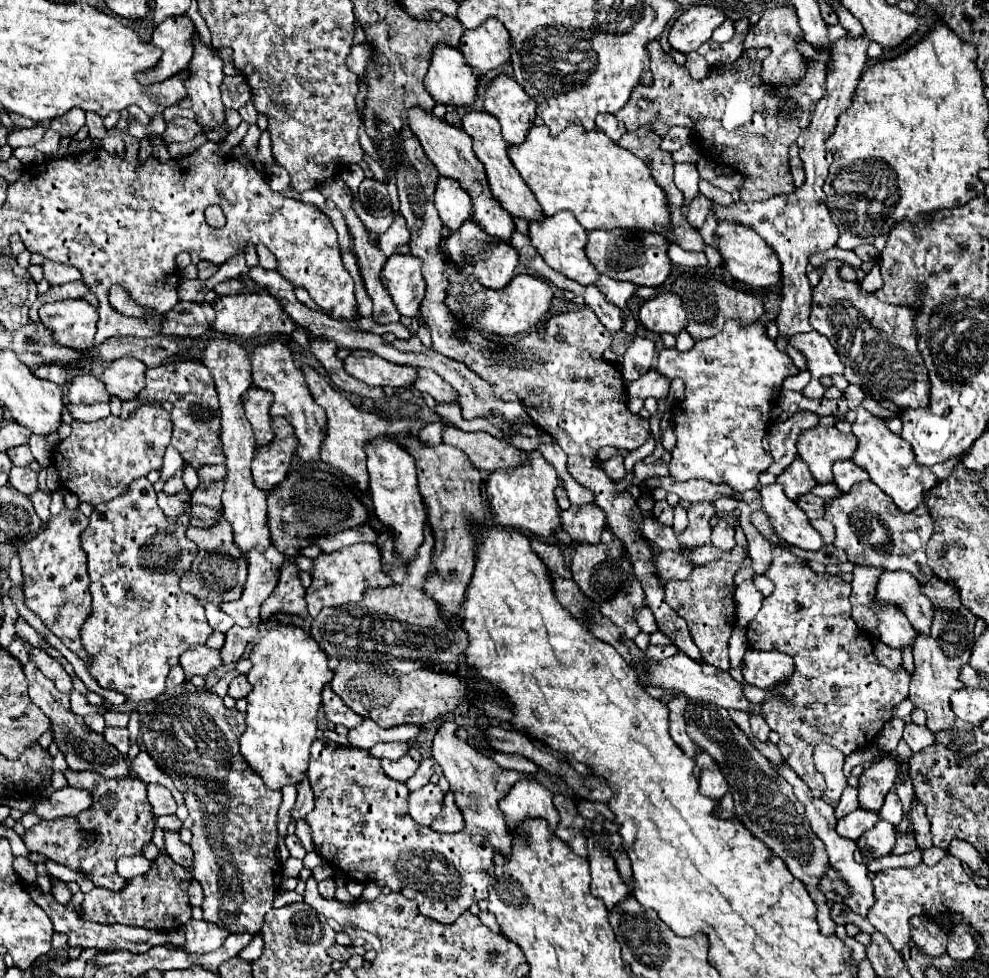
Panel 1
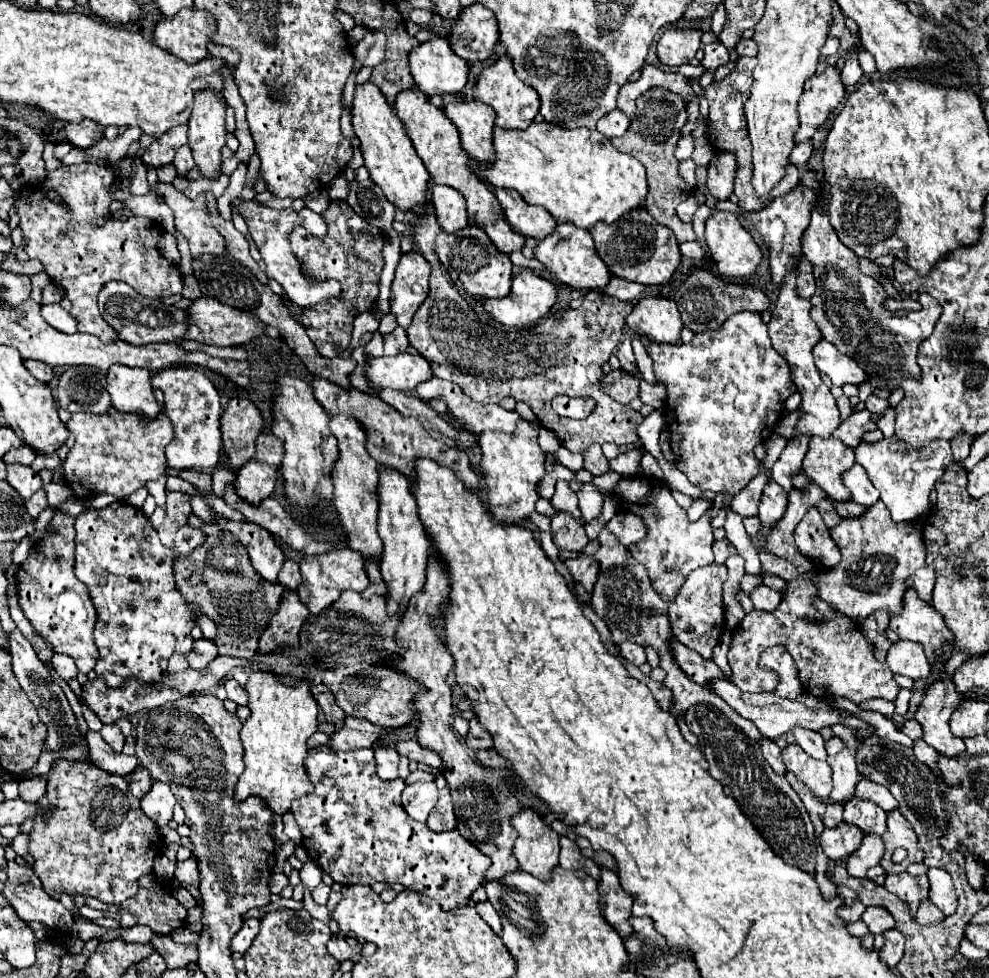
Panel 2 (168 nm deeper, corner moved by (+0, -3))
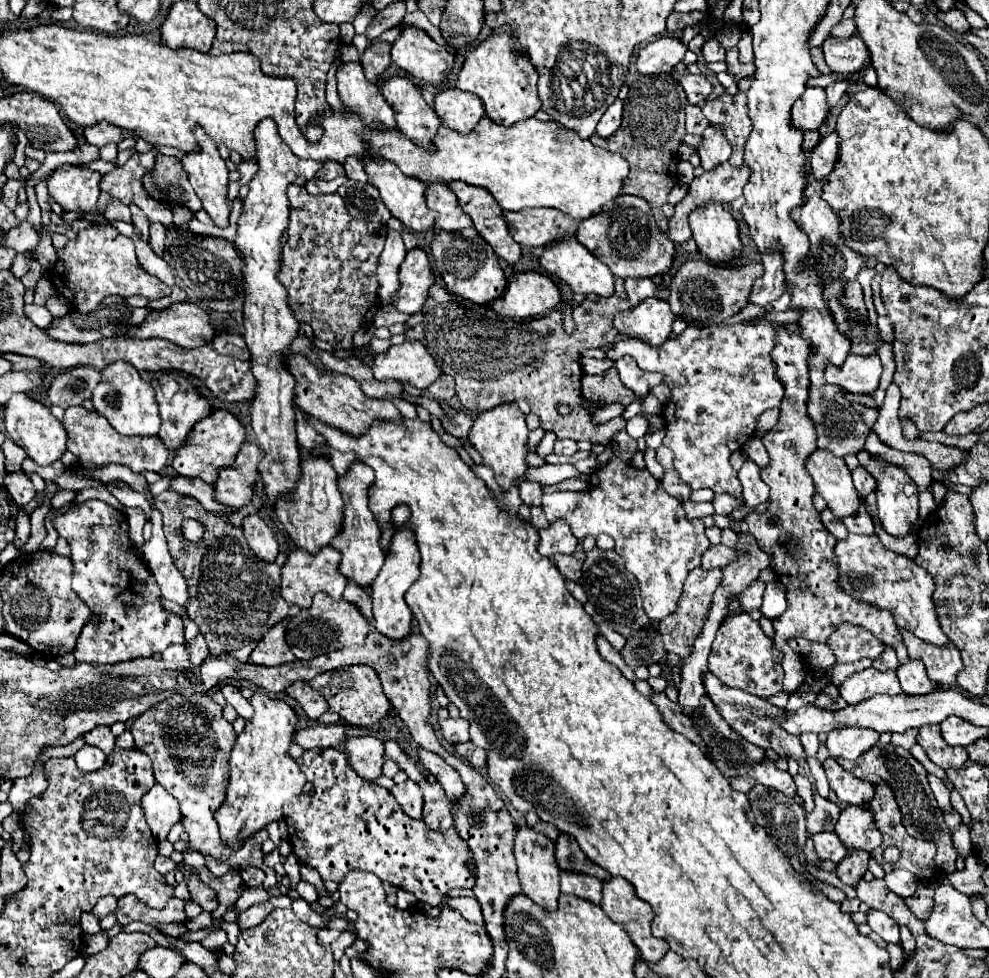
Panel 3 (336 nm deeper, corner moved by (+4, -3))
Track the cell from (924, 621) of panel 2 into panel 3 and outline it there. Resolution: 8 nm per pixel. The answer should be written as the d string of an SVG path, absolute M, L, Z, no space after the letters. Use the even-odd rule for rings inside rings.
M900 630L902 642L908 648L908 656L920 658L928 670L928 678L932 682L938 682L942 686L950 686L956 682L956 672L962 668L960 650L956 650L956 644L948 642L944 646L926 644L924 640L916 638L908 630Z

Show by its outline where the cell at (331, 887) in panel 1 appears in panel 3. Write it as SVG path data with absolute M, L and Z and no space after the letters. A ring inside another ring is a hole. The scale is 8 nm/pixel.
M300 882L300 884L296 886L296 890L298 890L300 898L304 898L306 902L316 902L316 900L318 900L318 892L316 892L316 888L314 888L312 884Z

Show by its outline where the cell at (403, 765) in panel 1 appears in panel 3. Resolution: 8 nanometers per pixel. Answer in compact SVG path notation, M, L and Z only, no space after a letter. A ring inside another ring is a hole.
M360 736L360 738L348 738L346 750L348 756L352 756L352 768L356 768L356 774L364 780L376 780L382 776L382 764L384 764L384 742L374 736Z

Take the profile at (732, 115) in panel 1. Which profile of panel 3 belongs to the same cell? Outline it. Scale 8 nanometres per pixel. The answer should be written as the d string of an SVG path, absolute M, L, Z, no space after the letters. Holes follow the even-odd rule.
M739 91L736 96L730 96L728 92L724 92L716 100L706 100L704 116L710 120L710 126L724 132L734 150L730 156L730 164L740 168L744 164L744 144L750 132L745 93Z

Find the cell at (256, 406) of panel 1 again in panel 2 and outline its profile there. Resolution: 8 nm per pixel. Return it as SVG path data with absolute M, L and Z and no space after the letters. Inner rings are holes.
M232 398L220 416L220 428L226 468L238 470L256 454L254 440L262 432L262 416L254 402Z

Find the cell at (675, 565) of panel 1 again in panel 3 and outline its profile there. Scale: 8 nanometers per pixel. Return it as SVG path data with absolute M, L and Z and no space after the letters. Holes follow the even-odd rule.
M622 430L616 434L616 442L620 444L620 454L612 456L606 468L596 468L590 474L590 488L586 492L544 494L542 510L548 522L564 518L580 542L588 534L610 534L616 540L614 550L624 558L626 568L640 582L644 612L658 622L676 610L682 584L688 572L700 566L710 540L704 534L702 520L688 520L683 504L662 488L660 480L648 470L634 470L628 466L638 450L636 440Z

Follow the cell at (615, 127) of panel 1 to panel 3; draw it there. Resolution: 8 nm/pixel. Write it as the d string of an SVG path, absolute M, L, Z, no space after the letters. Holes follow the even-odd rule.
M614 100L614 104L604 112L604 116L598 122L596 134L602 138L610 138L618 128L620 128L620 120L622 120L622 100Z

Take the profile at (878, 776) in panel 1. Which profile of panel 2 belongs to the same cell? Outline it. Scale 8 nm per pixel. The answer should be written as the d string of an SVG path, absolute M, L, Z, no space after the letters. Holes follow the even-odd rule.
M850 798L844 804L844 822L854 824L864 834L878 834L886 832L886 812L872 802Z

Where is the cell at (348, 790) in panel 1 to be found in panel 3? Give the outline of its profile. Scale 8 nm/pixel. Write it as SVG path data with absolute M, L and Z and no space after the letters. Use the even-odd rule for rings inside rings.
M310 750L296 762L308 782L312 782L314 794L302 790L302 794L286 800L282 818L287 824L292 852L300 862L320 872L328 892L334 892L352 870L372 872L430 906L438 906L452 888L474 888L474 854L456 836L454 828L436 832L428 830L422 820L404 816L386 788L356 776L342 750Z

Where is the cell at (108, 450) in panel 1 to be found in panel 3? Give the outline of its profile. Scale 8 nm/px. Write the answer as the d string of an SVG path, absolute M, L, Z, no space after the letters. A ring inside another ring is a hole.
M84 406L68 408L62 424L68 432L68 450L80 460L84 470L98 470L106 464L124 464L134 474L142 474L146 470L162 472L168 462L168 448L164 448L164 442L158 436L122 436L102 414L90 412Z

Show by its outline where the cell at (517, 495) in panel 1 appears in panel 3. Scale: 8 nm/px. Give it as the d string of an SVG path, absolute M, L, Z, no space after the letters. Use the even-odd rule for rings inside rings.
M502 404L494 410L480 412L472 424L472 430L468 434L468 440L472 446L480 452L482 464L490 466L496 474L496 482L500 488L520 486L520 482L526 478L526 470L530 468L526 462L528 456L528 426L524 420L524 414L516 404Z

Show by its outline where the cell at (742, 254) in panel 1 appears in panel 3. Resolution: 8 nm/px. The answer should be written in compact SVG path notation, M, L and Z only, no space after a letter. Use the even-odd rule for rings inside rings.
M710 202L690 216L692 236L700 254L716 264L726 264L742 254L738 224L722 204Z

